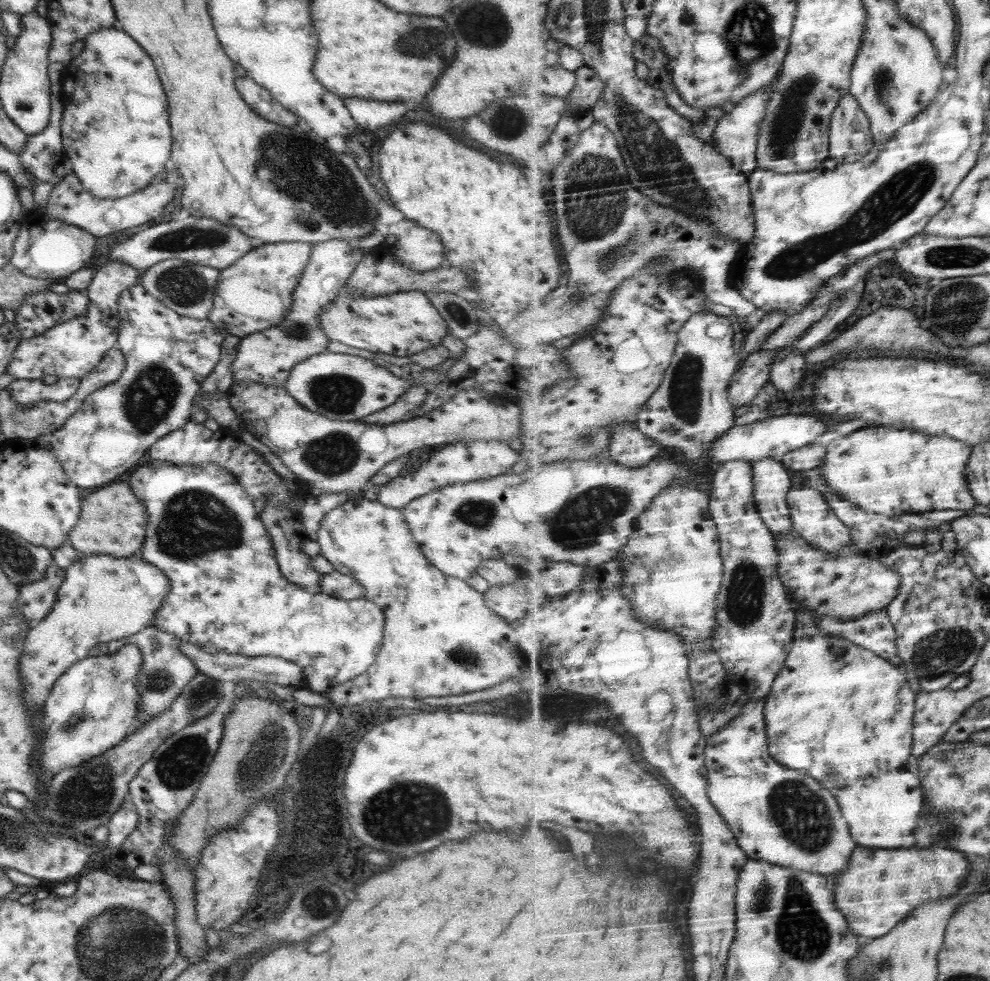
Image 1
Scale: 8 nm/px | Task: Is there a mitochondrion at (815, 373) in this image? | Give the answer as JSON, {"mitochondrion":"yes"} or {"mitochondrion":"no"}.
{"mitochondrion":"no"}

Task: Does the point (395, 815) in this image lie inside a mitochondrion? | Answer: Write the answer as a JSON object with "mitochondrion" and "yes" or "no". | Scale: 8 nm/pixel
{"mitochondrion":"yes"}

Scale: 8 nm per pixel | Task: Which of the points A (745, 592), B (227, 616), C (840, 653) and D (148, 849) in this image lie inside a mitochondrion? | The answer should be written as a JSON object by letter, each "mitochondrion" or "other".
{"A":"mitochondrion","B":"other","C":"other","D":"other"}

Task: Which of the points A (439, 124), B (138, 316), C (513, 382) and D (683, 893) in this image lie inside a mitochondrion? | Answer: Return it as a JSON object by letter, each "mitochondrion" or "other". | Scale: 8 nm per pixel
{"A":"other","B":"other","C":"other","D":"other"}

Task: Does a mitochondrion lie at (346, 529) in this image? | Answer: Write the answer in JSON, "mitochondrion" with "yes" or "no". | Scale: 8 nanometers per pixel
{"mitochondrion":"no"}

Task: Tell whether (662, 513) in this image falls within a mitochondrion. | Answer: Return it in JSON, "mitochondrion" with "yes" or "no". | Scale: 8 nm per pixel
{"mitochondrion":"no"}

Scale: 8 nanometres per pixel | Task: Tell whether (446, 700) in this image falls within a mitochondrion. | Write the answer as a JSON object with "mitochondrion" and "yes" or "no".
{"mitochondrion":"no"}

